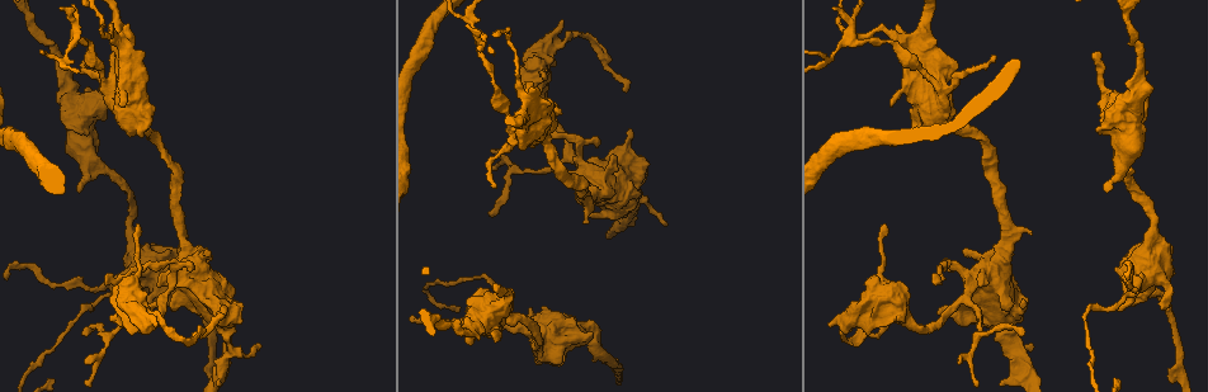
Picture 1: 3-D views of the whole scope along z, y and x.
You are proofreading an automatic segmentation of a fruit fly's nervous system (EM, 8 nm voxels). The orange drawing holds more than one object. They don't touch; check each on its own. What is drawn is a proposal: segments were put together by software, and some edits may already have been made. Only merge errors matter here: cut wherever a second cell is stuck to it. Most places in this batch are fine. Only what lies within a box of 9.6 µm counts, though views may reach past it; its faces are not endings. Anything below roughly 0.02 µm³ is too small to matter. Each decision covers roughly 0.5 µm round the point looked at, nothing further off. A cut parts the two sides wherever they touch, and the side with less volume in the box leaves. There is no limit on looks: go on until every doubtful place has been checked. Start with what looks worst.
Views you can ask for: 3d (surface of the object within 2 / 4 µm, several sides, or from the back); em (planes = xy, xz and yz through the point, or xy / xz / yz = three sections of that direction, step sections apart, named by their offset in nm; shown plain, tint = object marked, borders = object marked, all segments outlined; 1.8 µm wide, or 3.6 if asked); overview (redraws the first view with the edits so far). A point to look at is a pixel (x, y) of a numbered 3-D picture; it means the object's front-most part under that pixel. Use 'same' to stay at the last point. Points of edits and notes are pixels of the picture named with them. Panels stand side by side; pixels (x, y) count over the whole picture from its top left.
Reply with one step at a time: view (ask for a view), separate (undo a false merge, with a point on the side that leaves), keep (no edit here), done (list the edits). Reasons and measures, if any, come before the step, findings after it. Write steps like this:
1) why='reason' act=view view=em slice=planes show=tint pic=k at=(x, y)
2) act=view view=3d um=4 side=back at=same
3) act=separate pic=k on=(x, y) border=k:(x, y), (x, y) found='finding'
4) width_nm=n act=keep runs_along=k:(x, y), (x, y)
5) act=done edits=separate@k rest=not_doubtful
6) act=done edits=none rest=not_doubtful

why='sudden change in width' act=view view=em slice=xy step=8 show=tint pic=1 at=(101, 294)

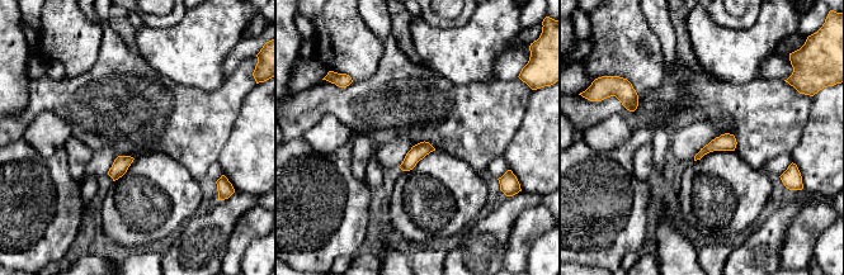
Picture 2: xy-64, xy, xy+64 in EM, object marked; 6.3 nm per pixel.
act=view view=em slice=planes show=tint at=same

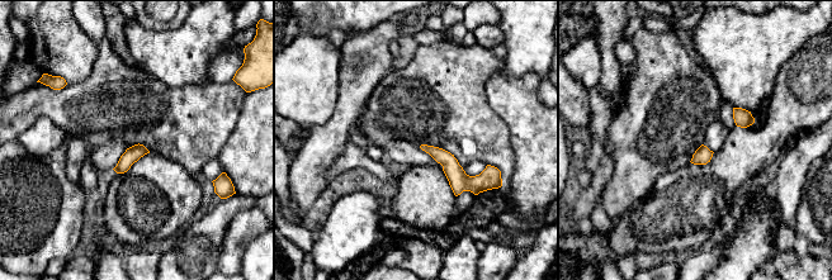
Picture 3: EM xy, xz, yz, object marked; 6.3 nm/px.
act=keep found='all the same cell'

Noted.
why='thick turns thin' act=view view=em um=3.6 slice=xz step=4 show=tint pic=1 at=(1005, 248)

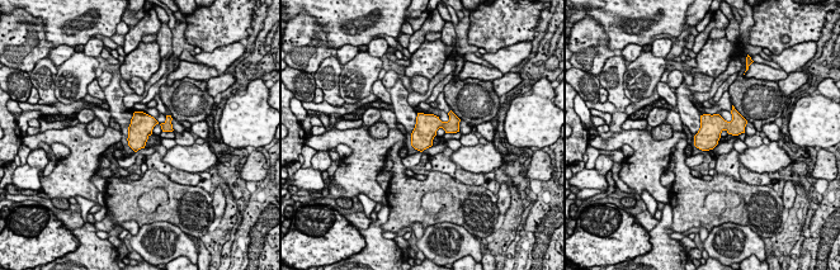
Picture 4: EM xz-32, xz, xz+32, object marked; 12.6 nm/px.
act=view view=em um=3.6 slice=planes show=tint at=same

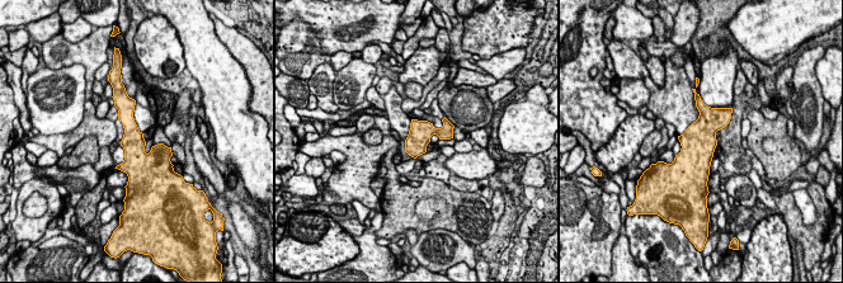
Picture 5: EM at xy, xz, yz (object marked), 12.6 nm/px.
width_nm=300 act=keep found='continuous, no second cell'

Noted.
why='calibre changes' act=view view=em slice=xy step=4 show=tint pic=1 at=(937, 82)

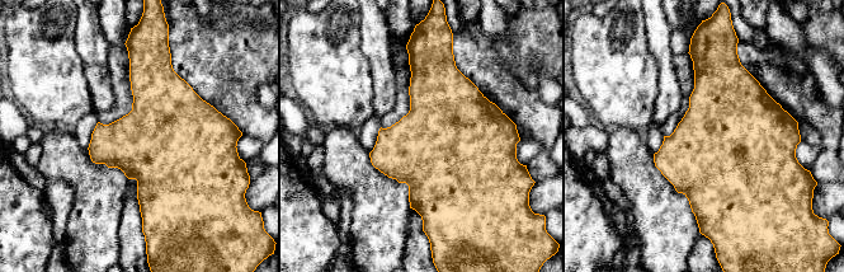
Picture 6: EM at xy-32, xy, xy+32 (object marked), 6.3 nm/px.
act=view view=em slice=planes show=tint at=same

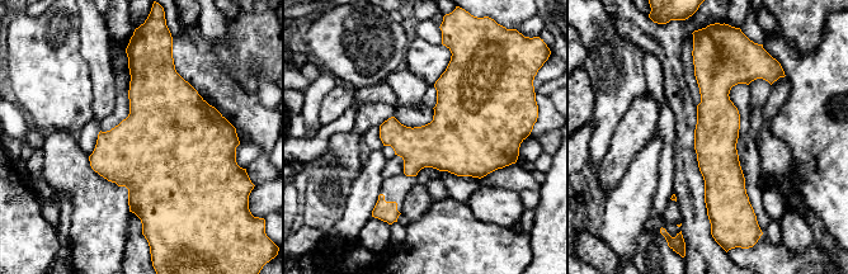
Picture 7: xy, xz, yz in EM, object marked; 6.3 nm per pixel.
act=keep runs_along=7:(703, 64), (715, 80), (716, 216) found='one cell here'

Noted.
why='arms part here' act=view view=3d um=4 pic=1 at=(1131, 101)

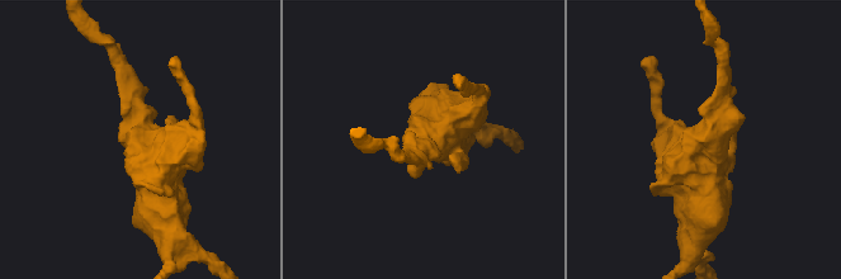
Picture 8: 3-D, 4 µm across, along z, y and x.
act=view view=em um=3.6 slice=yz step=16 show=tint pic=8 at=(430, 140)

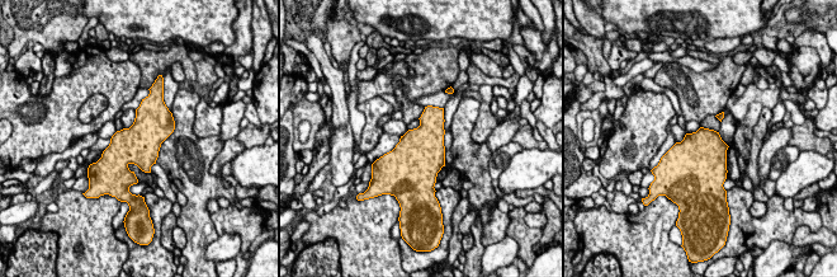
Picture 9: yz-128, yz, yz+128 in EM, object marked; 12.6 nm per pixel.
act=keep found='one cell here'

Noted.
act=done edits=none rest=not_doubtful

